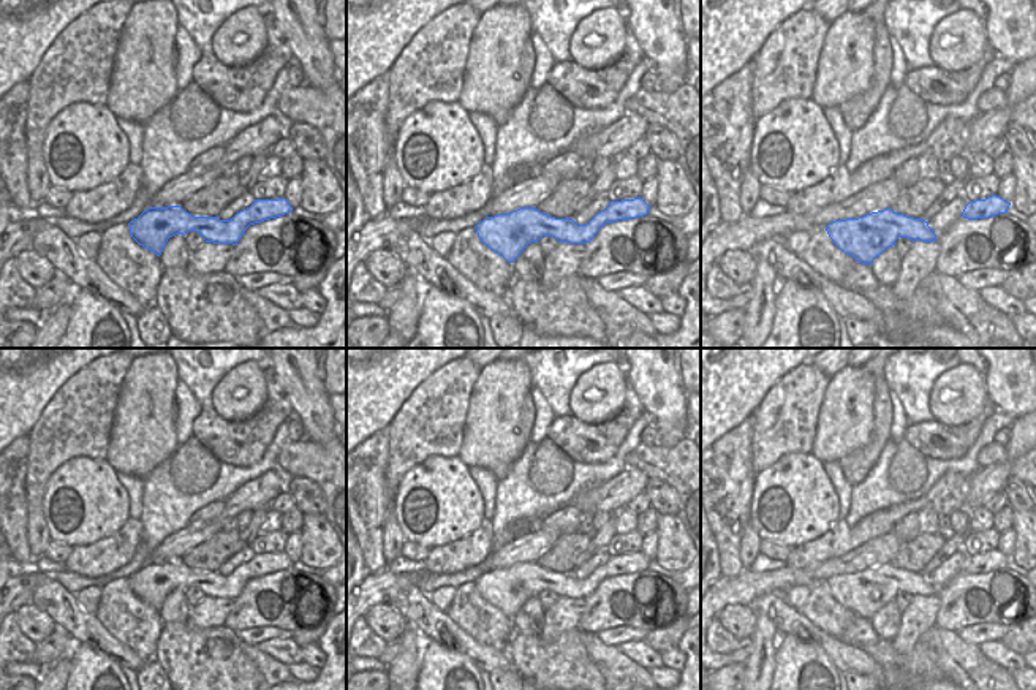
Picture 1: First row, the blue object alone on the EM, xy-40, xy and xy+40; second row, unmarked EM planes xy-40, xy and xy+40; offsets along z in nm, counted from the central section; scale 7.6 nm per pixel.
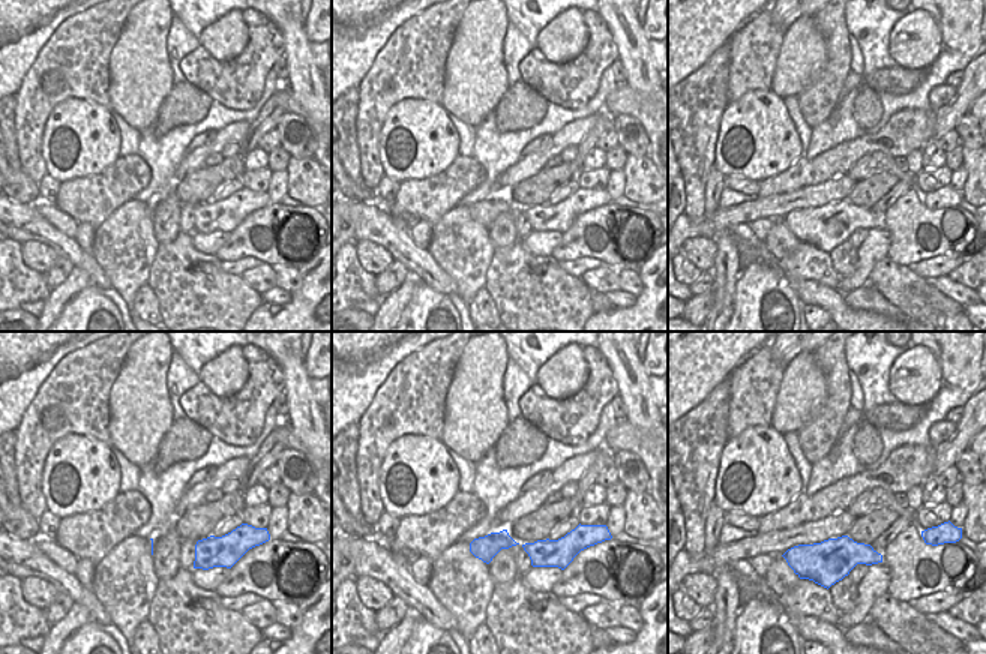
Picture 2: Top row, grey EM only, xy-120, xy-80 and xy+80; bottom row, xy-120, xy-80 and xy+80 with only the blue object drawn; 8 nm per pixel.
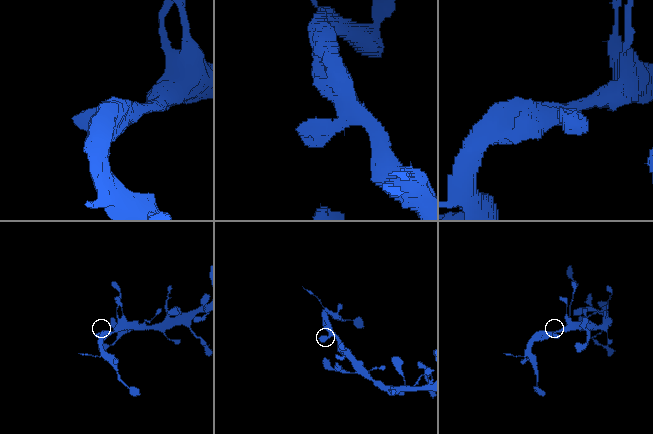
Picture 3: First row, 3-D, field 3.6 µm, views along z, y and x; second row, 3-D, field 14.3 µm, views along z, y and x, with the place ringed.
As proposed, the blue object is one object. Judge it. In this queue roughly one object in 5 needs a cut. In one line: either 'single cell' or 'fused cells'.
single cell

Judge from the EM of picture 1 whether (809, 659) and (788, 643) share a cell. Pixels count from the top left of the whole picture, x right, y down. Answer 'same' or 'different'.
same

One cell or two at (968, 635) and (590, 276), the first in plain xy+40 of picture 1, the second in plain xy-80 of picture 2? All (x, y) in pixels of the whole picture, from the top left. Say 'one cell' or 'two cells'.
two cells

